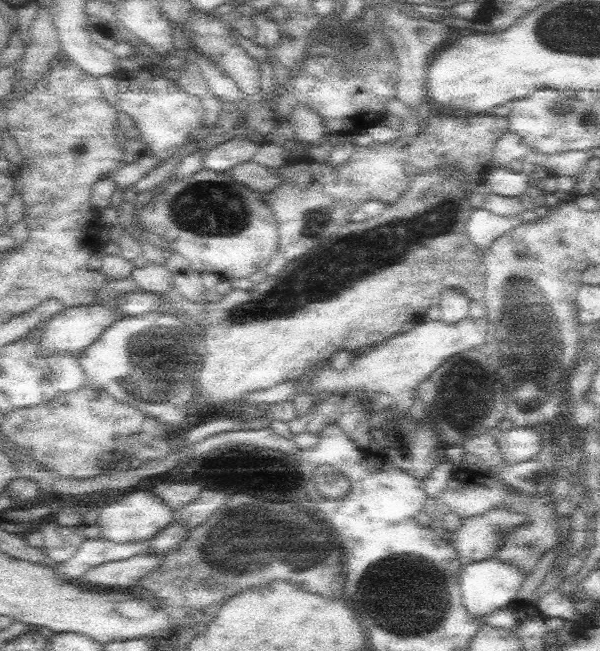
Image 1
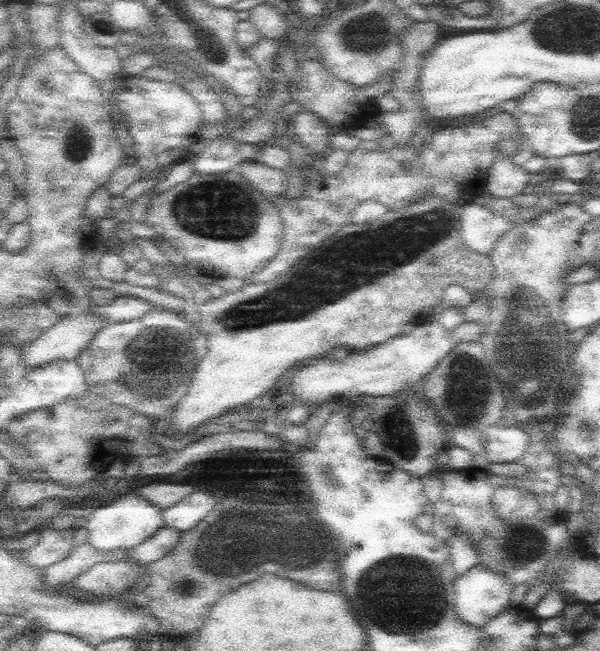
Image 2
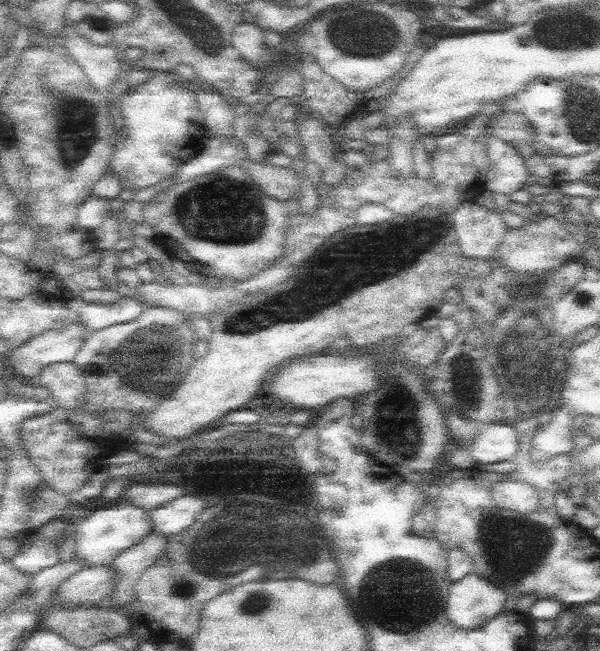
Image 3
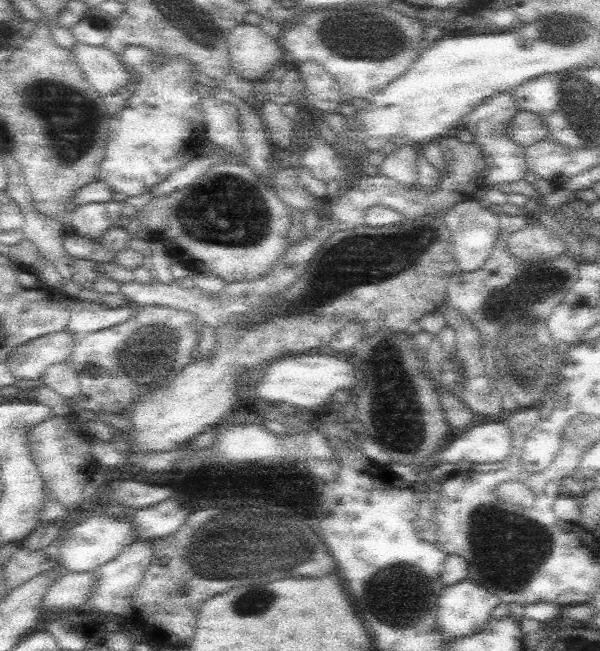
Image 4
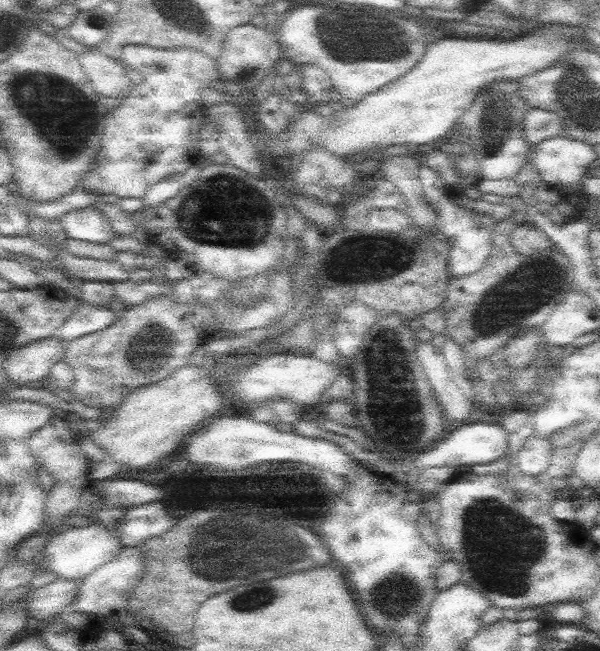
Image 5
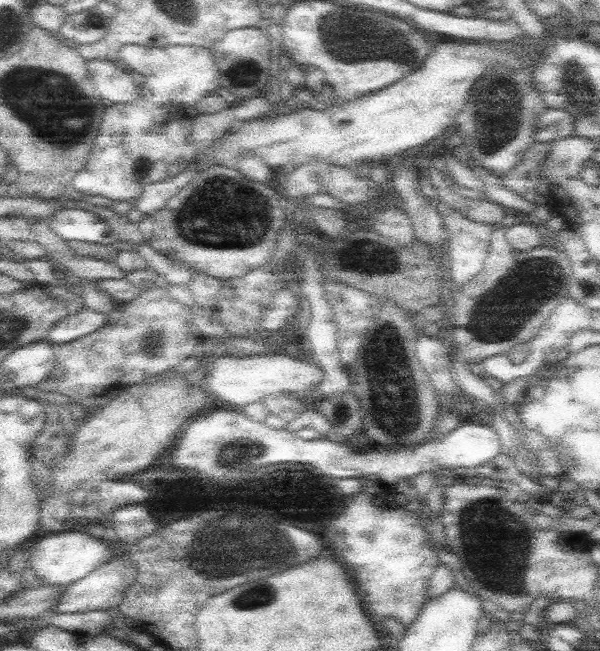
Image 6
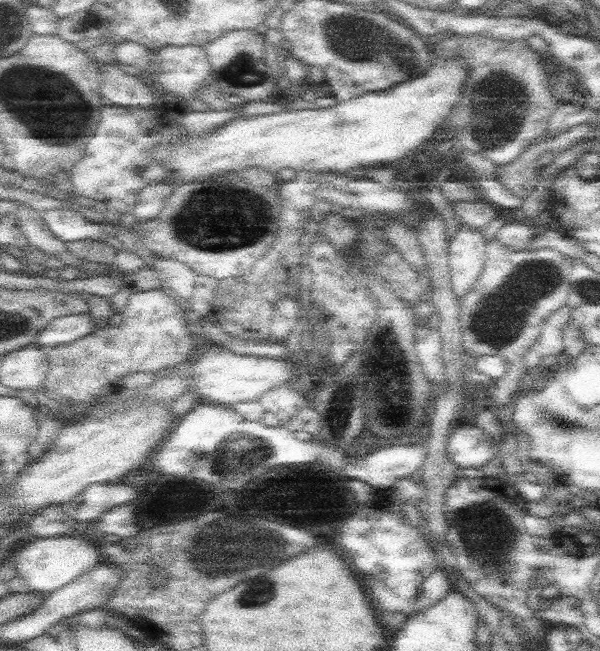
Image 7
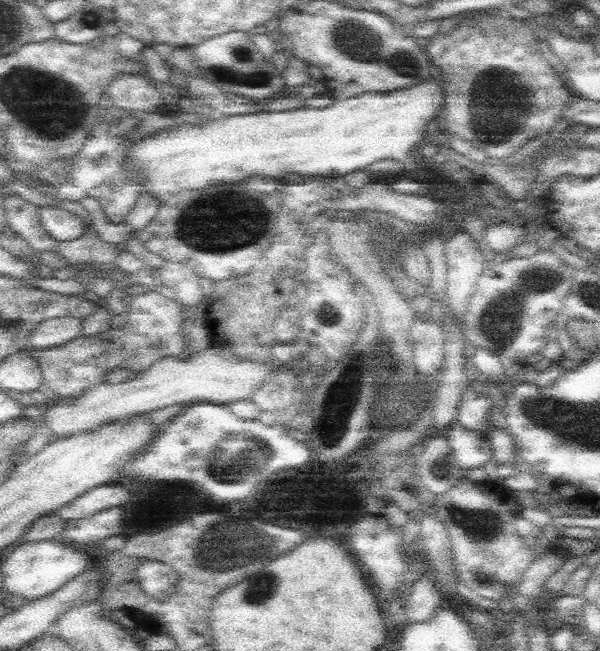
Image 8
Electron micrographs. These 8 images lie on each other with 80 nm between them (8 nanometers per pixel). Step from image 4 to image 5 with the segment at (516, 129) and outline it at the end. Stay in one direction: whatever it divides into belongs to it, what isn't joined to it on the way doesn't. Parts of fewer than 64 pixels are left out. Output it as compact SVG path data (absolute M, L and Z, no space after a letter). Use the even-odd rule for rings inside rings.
M530 109L523 120L523 135L528 144L538 144L549 138L563 136L561 118L549 110Z

